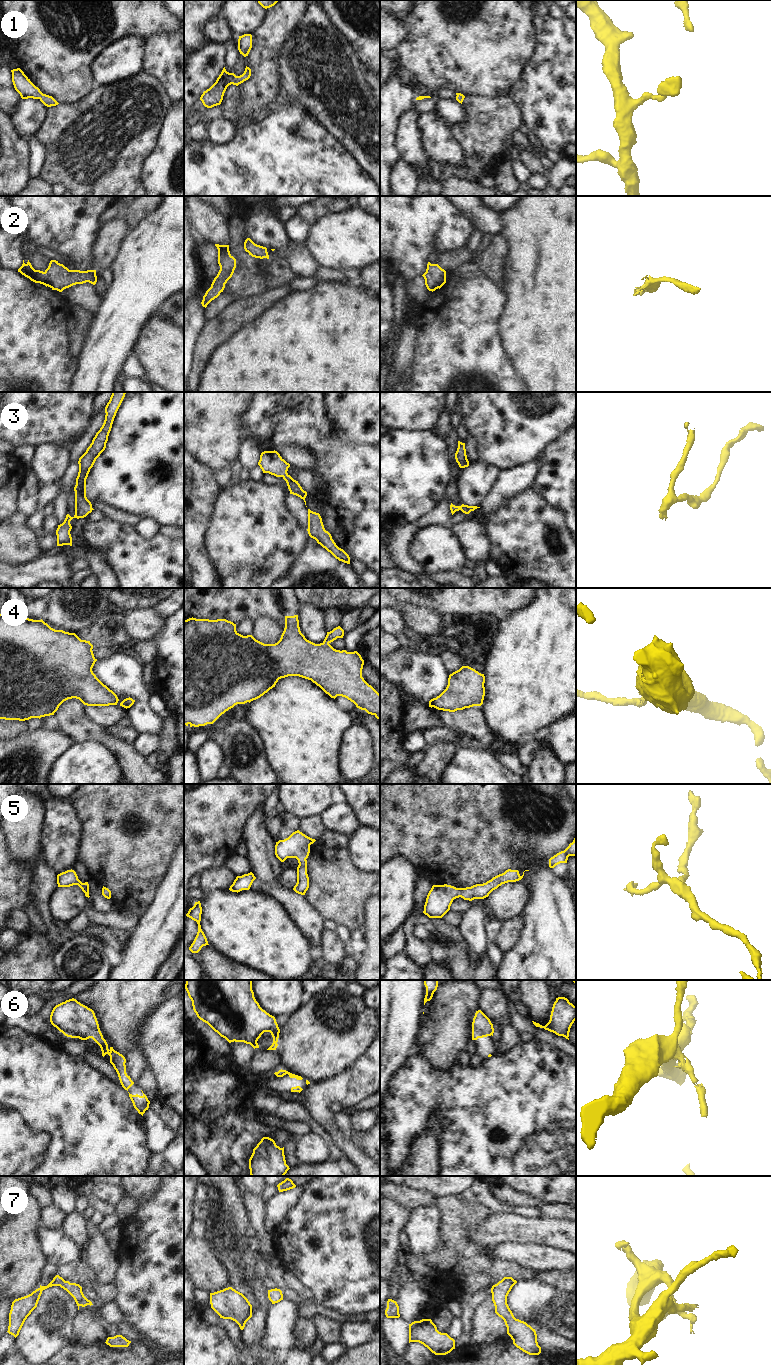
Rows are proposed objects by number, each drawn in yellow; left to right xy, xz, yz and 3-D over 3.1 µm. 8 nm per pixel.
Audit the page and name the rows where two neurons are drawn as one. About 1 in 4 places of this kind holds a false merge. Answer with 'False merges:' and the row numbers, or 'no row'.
False merges: no row

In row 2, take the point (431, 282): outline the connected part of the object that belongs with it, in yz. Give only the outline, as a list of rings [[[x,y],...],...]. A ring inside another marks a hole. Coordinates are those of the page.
[[[428,262],[426,272],[422,275],[429,291],[440,289],[446,283],[446,271],[438,264]]]

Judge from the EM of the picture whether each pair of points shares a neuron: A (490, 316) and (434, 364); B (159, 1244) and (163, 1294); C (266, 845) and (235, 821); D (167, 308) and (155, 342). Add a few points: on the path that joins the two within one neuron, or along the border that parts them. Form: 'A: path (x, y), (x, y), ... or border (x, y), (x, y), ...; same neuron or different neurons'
A: path (476, 329), (448, 357); same neuron
B: path (162, 1256), (163, 1282); same neuron
C: border (256, 807), (247, 820), (242, 840); different neurons
D: border (160, 314), (173, 323); different neurons

